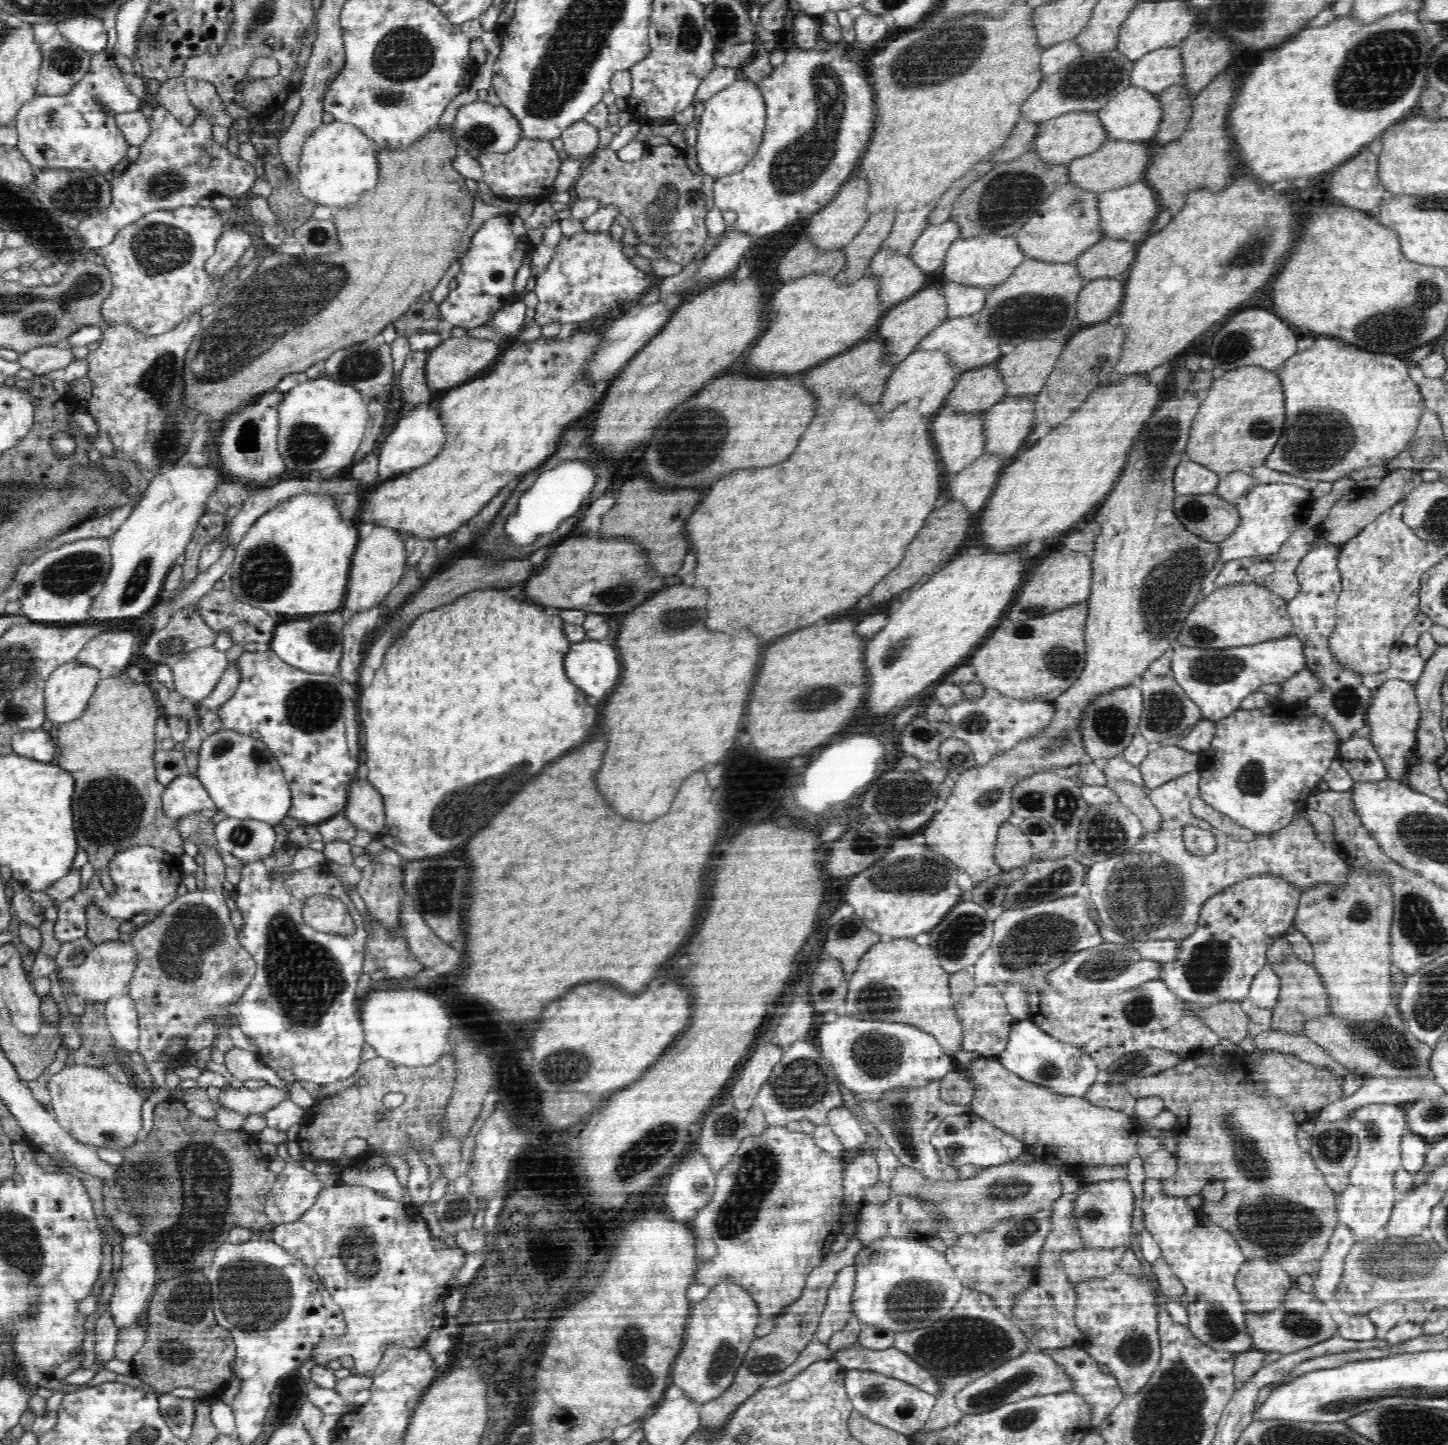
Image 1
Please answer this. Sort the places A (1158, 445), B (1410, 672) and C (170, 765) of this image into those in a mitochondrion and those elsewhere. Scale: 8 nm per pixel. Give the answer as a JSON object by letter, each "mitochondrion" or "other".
{"A":"mitochondrion","B":"other","C":"other"}

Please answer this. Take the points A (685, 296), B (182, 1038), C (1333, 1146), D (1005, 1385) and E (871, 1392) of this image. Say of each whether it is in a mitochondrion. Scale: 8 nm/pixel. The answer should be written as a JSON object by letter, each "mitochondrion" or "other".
{"A":"other","B":"other","C":"mitochondrion","D":"mitochondrion","E":"mitochondrion"}

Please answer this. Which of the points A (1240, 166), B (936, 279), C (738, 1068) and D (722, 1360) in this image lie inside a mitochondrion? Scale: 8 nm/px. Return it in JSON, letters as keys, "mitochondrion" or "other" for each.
{"A":"other","B":"other","C":"other","D":"mitochondrion"}

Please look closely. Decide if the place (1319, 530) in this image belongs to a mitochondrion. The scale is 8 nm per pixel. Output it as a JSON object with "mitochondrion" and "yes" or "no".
{"mitochondrion":"no"}

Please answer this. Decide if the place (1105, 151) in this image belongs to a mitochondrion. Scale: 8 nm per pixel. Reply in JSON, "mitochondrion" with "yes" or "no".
{"mitochondrion":"no"}

